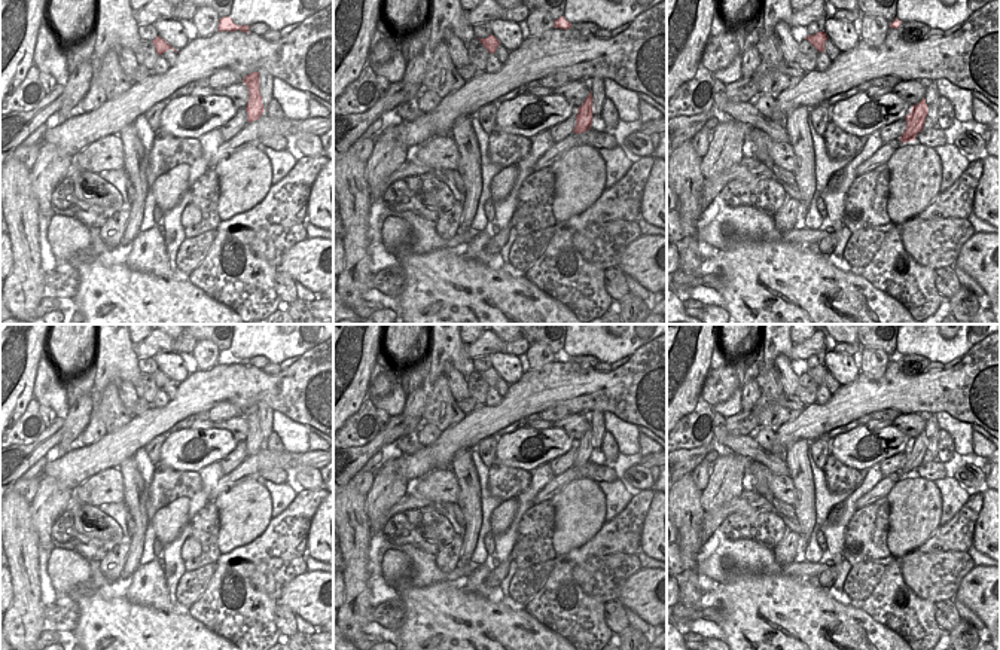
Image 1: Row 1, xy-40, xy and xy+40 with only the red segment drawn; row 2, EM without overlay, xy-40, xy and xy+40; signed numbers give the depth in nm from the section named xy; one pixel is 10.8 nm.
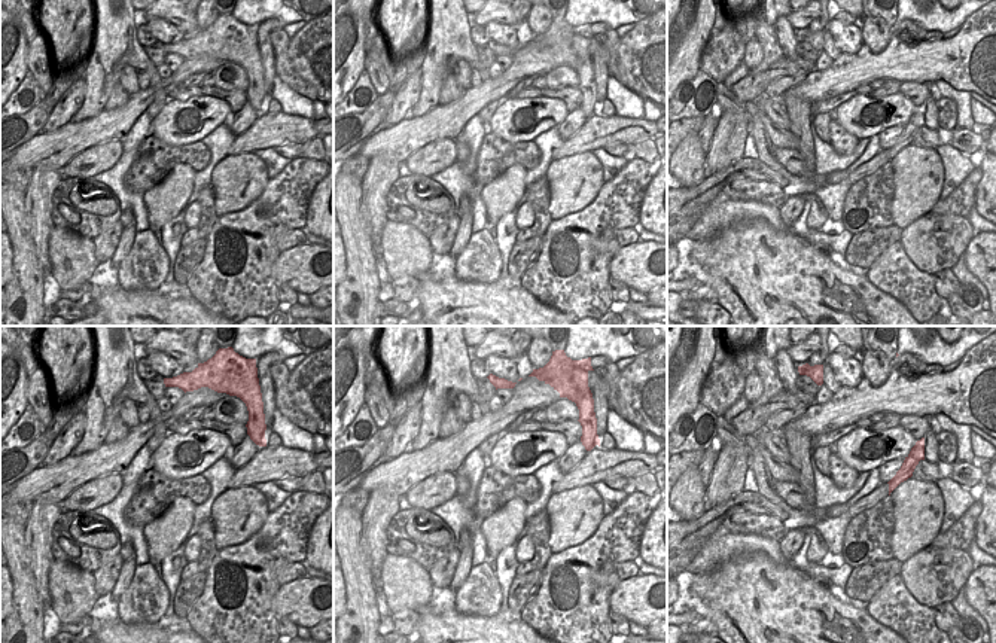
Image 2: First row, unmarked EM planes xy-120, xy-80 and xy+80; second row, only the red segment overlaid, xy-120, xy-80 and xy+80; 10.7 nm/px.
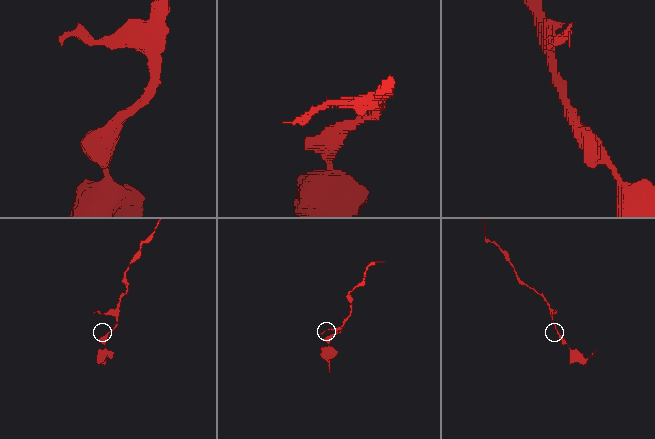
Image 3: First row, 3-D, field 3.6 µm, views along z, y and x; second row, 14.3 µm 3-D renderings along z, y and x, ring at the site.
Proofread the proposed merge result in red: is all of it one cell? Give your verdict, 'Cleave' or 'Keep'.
Keep.

